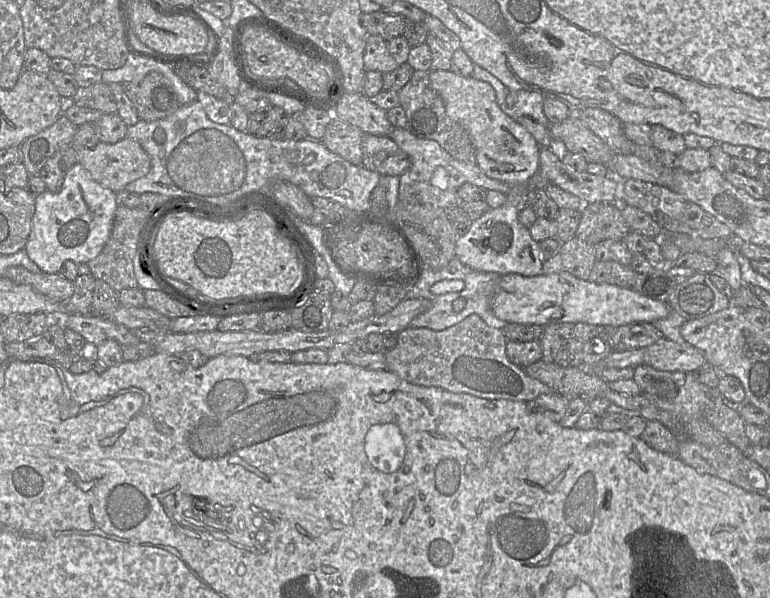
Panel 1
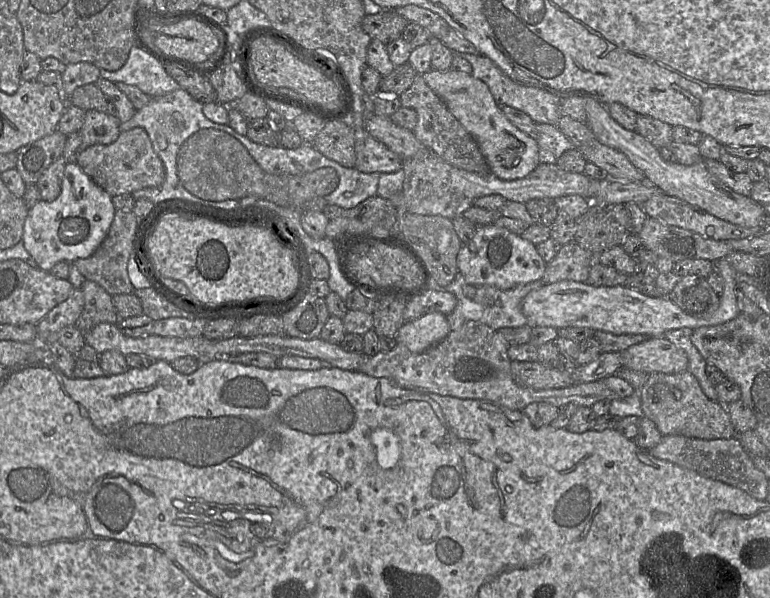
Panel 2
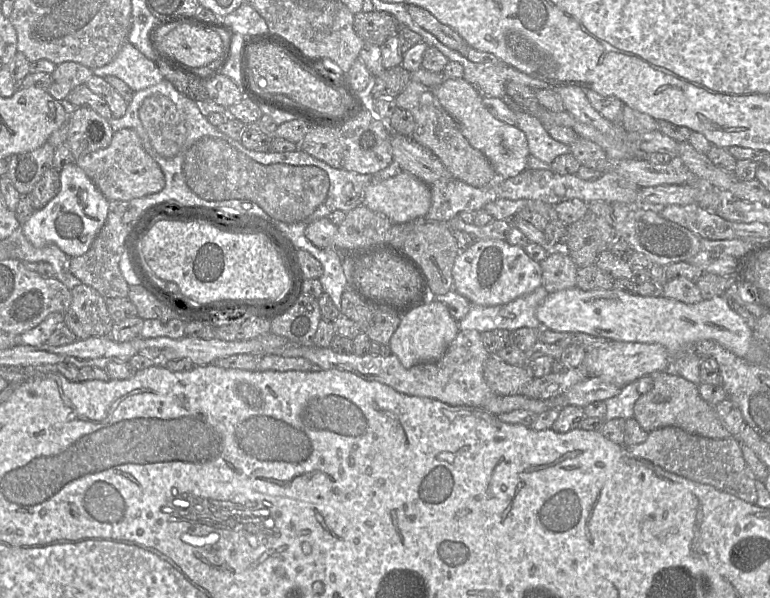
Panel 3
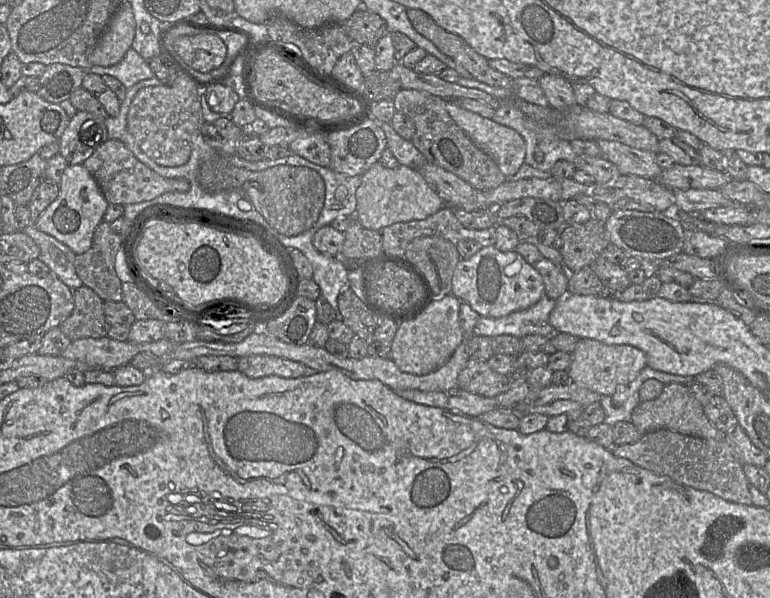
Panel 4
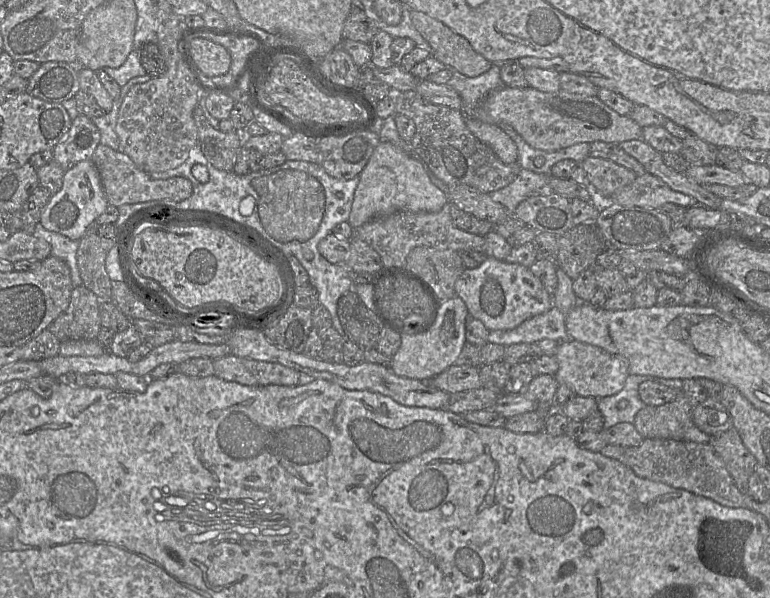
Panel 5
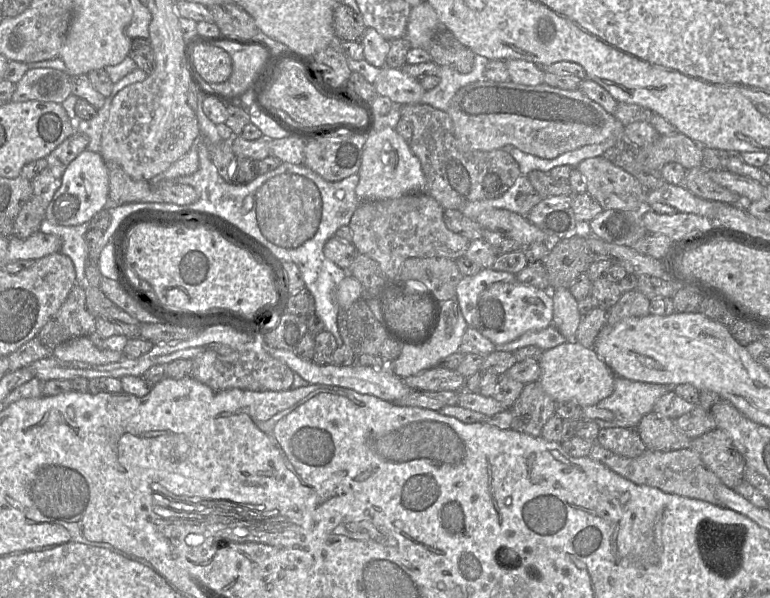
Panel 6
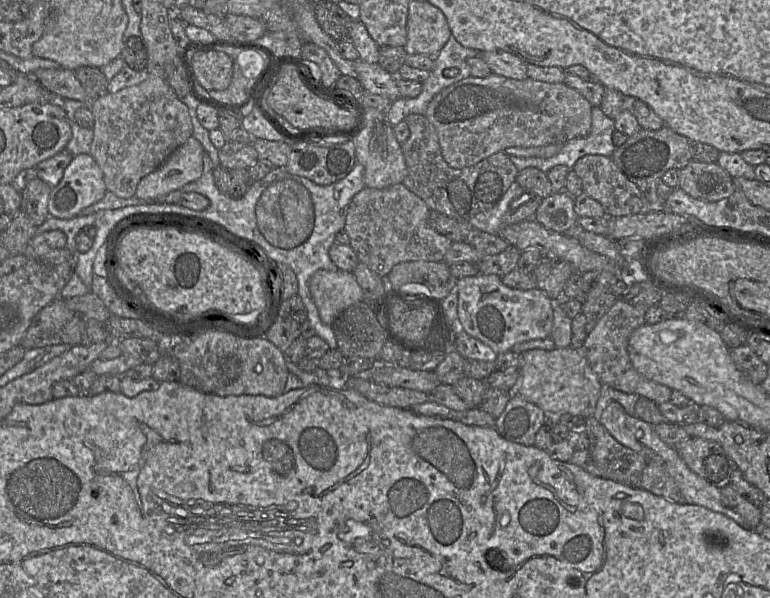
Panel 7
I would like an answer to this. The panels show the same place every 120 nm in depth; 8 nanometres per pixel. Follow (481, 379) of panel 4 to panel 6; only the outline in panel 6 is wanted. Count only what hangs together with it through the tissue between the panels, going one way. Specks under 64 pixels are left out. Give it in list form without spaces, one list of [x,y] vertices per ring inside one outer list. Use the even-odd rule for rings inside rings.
[[[436,366],[416,375],[408,376],[403,381],[413,390],[459,392],[465,389],[466,379],[457,370]]]

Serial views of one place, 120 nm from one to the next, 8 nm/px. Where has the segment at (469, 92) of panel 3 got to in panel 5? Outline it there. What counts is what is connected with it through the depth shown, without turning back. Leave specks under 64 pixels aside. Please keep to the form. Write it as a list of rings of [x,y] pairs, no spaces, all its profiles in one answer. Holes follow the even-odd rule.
[[[465,117],[470,132],[481,142],[489,146],[505,164],[518,162],[518,149],[515,142],[497,125],[478,119]]]

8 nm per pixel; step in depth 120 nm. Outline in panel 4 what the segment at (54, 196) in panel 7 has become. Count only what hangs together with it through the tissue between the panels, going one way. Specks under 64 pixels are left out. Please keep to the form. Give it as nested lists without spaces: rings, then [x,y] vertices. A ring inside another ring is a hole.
[[[82,164],[68,165],[62,173],[59,195],[32,223],[38,230],[54,237],[78,255],[91,247],[94,231],[103,221],[108,205],[90,172]]]

